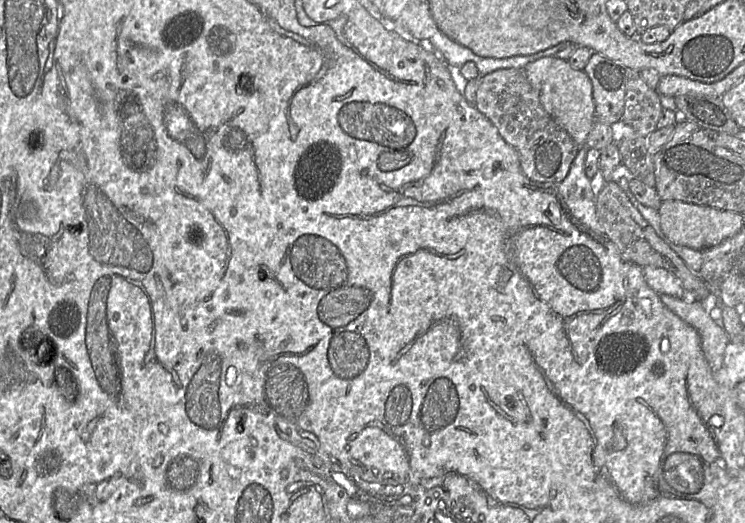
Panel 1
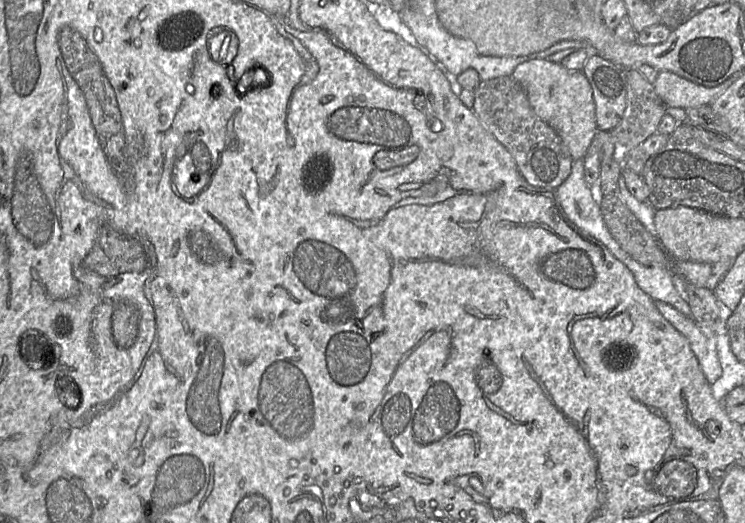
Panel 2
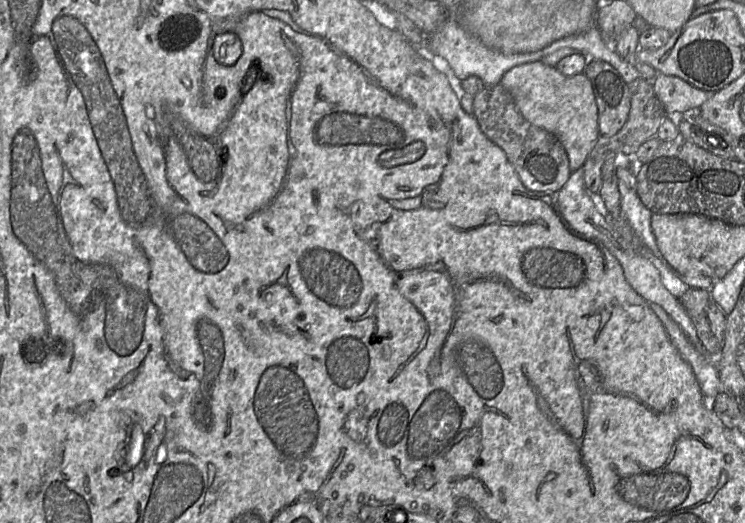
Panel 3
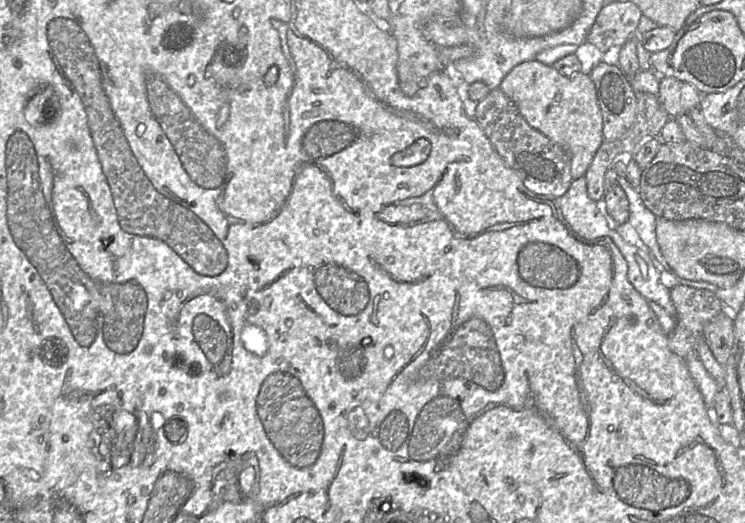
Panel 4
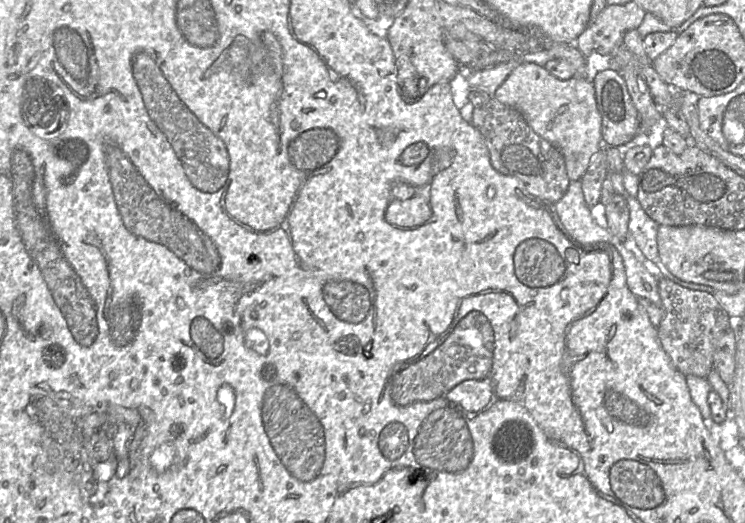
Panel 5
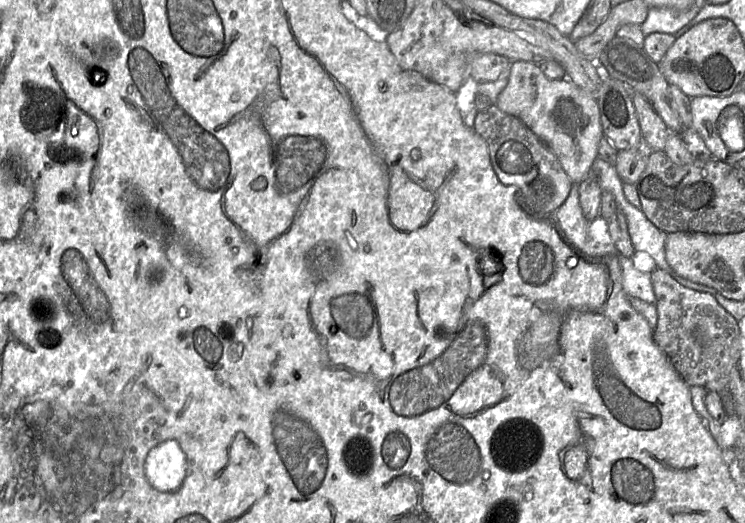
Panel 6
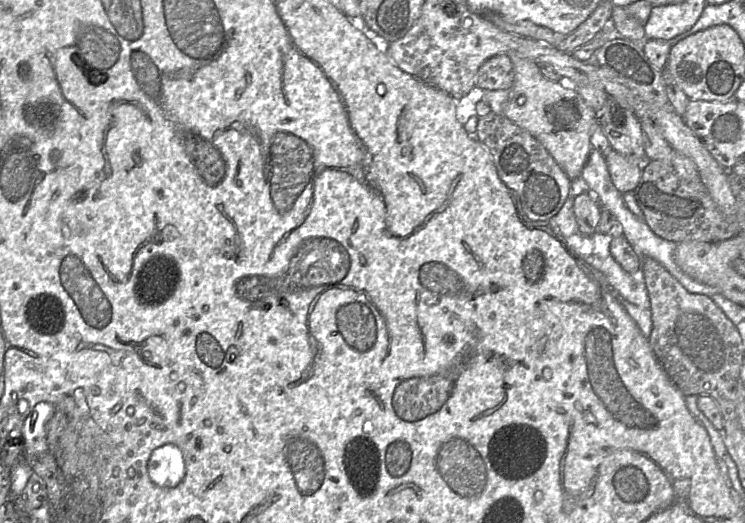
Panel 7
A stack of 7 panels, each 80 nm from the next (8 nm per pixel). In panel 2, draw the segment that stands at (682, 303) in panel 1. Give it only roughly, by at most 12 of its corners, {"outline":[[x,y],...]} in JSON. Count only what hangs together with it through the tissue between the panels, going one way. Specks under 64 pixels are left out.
{"outline":[[654,302],[687,338],[707,381],[722,375],[714,332]]}

